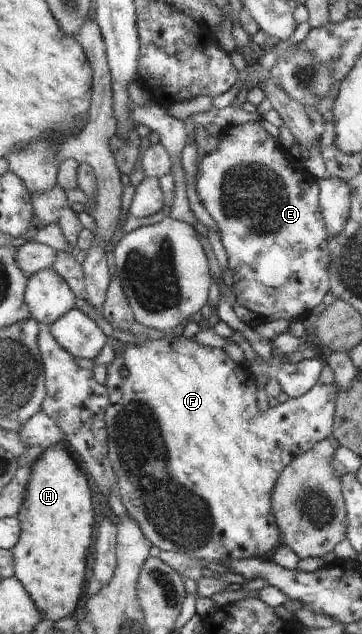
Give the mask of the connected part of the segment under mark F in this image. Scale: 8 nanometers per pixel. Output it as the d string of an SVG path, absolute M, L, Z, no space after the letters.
M176 333L174 336L163 336L158 339L145 339L142 341L137 341L134 344L123 343L124 348L115 351L115 359L113 362L107 365L107 380L105 381L105 385L107 389L110 391L110 407L106 413L106 422L107 422L107 431L110 436L110 459L112 466L115 471L118 473L119 477L119 498L121 499L122 504L126 508L126 511L130 515L131 518L135 518L137 523L140 523L141 529L145 534L145 537L148 541L153 545L159 548L159 550L163 551L172 551L174 554L182 554L184 556L190 557L191 559L199 559L199 561L209 561L216 562L219 564L229 563L229 561L235 561L235 559L247 559L247 557L264 557L265 553L269 553L269 551L273 552L273 549L277 548L277 543L279 543L279 528L278 524L275 523L275 516L271 513L270 506L270 497L273 493L275 482L278 479L278 475L282 473L283 470L286 469L287 466L290 465L291 462L294 461L295 457L299 457L299 455L303 455L307 453L315 445L315 443L319 443L319 441L323 441L324 439L329 439L332 437L332 419L334 418L334 401L336 394L336 387L333 384L319 384L315 383L309 391L305 391L301 397L297 398L289 398L283 403L279 403L277 406L268 407L263 411L263 413L259 413L259 417L257 417L257 399L255 399L255 385L253 385L253 377L251 377L250 371L247 369L247 366L231 359L225 351L221 348L215 348L210 346L203 346L193 341L191 337L183 336L179 333Z

